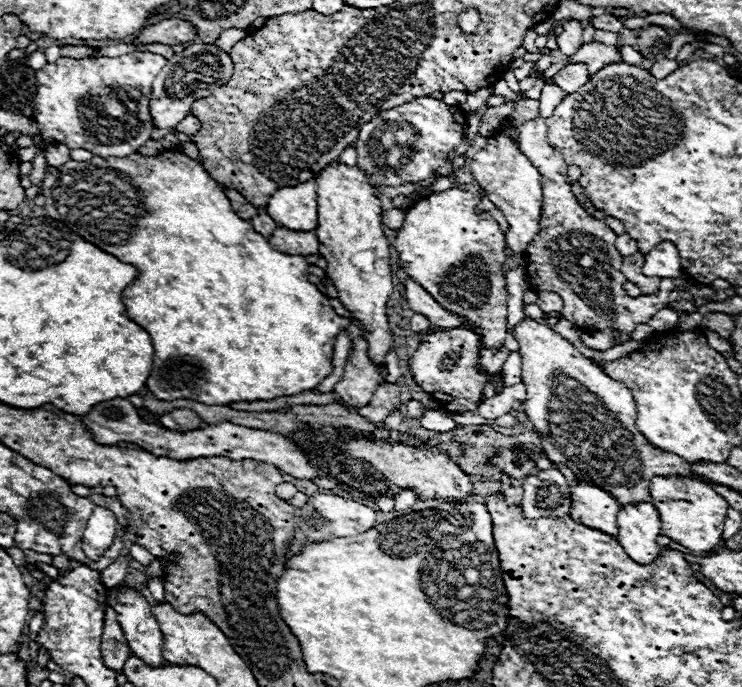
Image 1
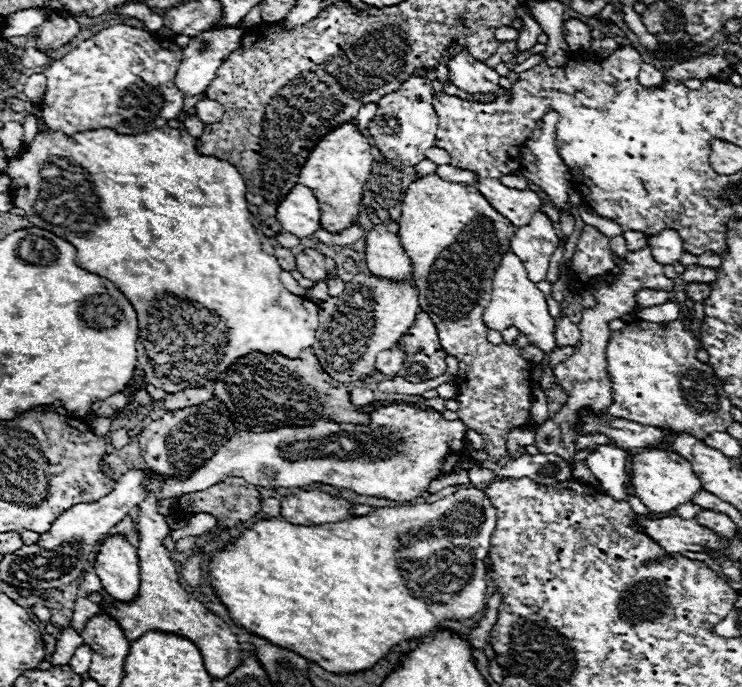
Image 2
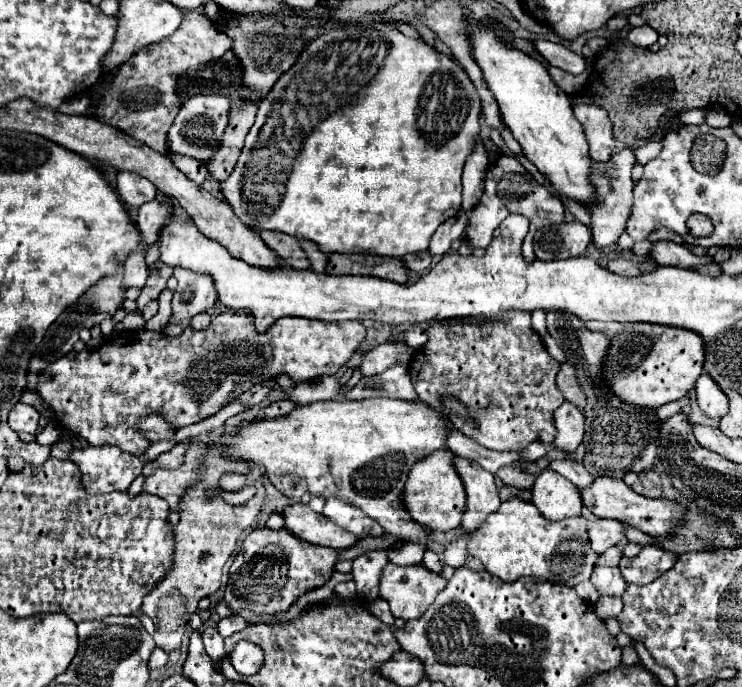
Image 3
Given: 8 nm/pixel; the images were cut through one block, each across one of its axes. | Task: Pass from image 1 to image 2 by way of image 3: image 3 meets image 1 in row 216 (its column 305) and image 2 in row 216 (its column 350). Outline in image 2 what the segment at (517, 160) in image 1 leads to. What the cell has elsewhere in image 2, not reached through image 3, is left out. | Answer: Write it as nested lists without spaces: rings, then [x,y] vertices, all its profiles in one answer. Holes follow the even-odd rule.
[[[536,212],[528,226],[516,230],[510,242],[510,250],[524,262],[528,280],[540,282],[548,274],[550,256],[554,254],[558,244],[560,240],[556,230],[552,228],[552,222],[546,218],[546,214]]]

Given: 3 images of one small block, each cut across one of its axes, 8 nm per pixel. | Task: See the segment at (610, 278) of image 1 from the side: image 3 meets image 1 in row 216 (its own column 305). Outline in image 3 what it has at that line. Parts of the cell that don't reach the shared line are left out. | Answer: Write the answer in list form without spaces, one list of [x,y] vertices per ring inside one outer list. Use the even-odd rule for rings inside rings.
[[[286,528],[252,530],[236,554],[224,592],[224,600],[232,610],[250,610],[260,614],[288,612],[288,608],[306,592],[322,588],[334,572],[338,550],[308,544],[292,536]]]

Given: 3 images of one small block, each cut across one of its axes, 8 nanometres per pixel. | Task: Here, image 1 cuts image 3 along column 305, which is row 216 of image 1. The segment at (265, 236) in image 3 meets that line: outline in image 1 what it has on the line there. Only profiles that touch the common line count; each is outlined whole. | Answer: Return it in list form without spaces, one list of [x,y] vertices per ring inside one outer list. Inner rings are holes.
[[[258,208],[258,214],[252,218],[252,228],[254,228],[256,232],[264,234],[264,238],[268,238],[268,236],[274,232],[276,226],[278,226],[278,224],[266,214],[266,210],[264,210],[264,208]]]

